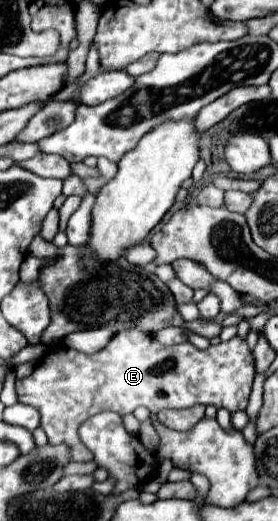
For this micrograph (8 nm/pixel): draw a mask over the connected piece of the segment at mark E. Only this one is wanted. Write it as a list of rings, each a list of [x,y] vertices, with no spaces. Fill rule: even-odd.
[[[134,329],[122,331],[112,337],[112,341],[94,355],[84,355],[80,351],[68,349],[68,347],[56,347],[50,349],[36,365],[34,373],[26,379],[16,381],[18,401],[24,405],[32,405],[42,415],[42,429],[48,435],[50,445],[68,445],[70,459],[72,461],[92,461],[92,453],[84,447],[84,443],[78,437],[78,427],[92,415],[100,411],[114,409],[120,415],[132,413],[136,407],[147,407],[152,414],[158,414],[160,409],[186,409],[190,405],[202,403],[202,405],[216,405],[218,409],[224,407],[230,413],[244,411],[248,405],[248,397],[252,391],[254,381],[254,357],[248,349],[246,339],[234,337],[226,343],[210,345],[208,349],[196,349],[188,341],[164,347],[150,335],[138,333]]]

